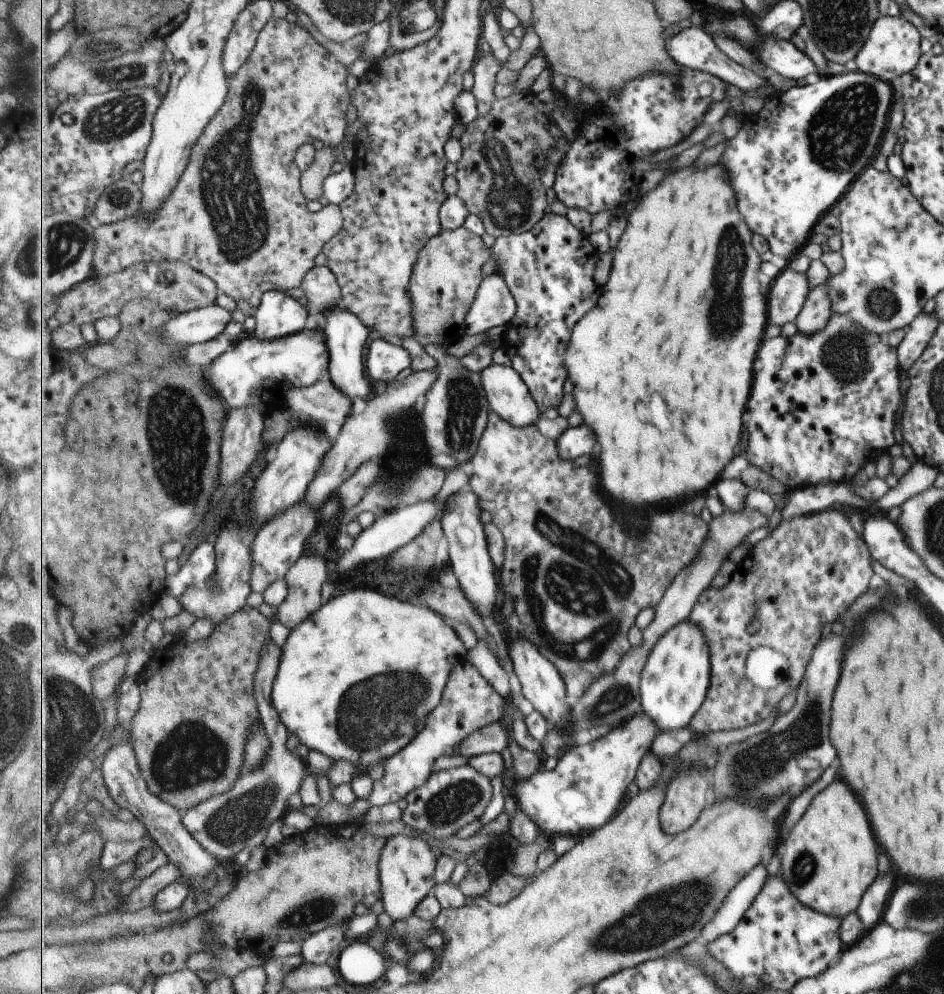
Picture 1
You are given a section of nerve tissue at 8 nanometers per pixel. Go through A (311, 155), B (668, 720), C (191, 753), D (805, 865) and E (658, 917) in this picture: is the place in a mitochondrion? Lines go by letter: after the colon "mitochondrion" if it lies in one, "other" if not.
A: other
B: other
C: mitochondrion
D: mitochondrion
E: mitochondrion

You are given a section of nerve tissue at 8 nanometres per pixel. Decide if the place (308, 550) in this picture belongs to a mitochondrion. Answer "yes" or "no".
no

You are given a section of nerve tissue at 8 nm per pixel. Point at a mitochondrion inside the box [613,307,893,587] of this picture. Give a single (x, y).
(846, 356)

